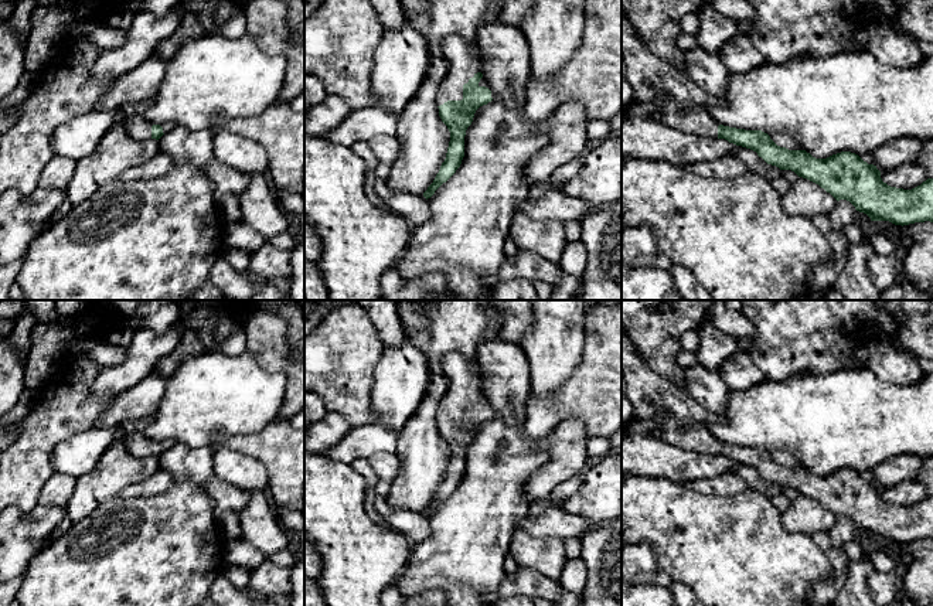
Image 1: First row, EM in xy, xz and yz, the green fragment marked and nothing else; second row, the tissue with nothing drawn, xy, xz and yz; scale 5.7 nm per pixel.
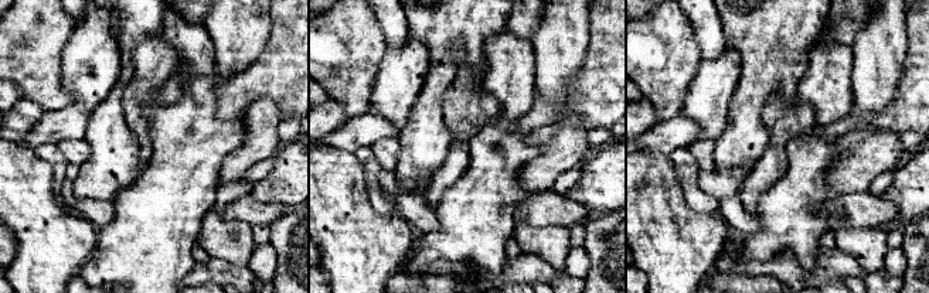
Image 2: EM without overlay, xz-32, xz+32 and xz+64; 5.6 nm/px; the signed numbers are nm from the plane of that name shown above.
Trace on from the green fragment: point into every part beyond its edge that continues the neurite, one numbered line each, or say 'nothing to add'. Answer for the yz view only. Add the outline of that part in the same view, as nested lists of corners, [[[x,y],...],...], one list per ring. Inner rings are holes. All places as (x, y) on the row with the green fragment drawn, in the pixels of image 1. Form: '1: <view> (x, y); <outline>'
1: yz (680, 102); [[[623,11],[622,59],[633,102],[653,105],[657,116],[681,133],[718,139],[719,123],[712,118],[711,108],[723,101],[702,91],[688,72],[654,55]]]

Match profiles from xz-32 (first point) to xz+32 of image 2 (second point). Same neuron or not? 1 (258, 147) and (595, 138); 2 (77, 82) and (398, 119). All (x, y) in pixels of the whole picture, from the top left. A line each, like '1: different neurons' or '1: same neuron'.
1: different neurons
2: same neuron

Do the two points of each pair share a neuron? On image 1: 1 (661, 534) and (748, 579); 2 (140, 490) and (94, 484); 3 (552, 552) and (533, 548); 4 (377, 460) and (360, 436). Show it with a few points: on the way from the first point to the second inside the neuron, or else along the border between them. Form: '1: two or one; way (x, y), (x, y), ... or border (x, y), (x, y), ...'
1: one; way (683, 534), (712, 544), (727, 558)
2: two; border (155, 473), (126, 486), (119, 493)
3: one; way (548, 552), (537, 552)
4: two; border (394, 452), (375, 452), (368, 459)

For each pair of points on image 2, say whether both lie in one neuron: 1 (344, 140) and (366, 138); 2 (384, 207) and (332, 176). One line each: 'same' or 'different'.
1: same
2: different

